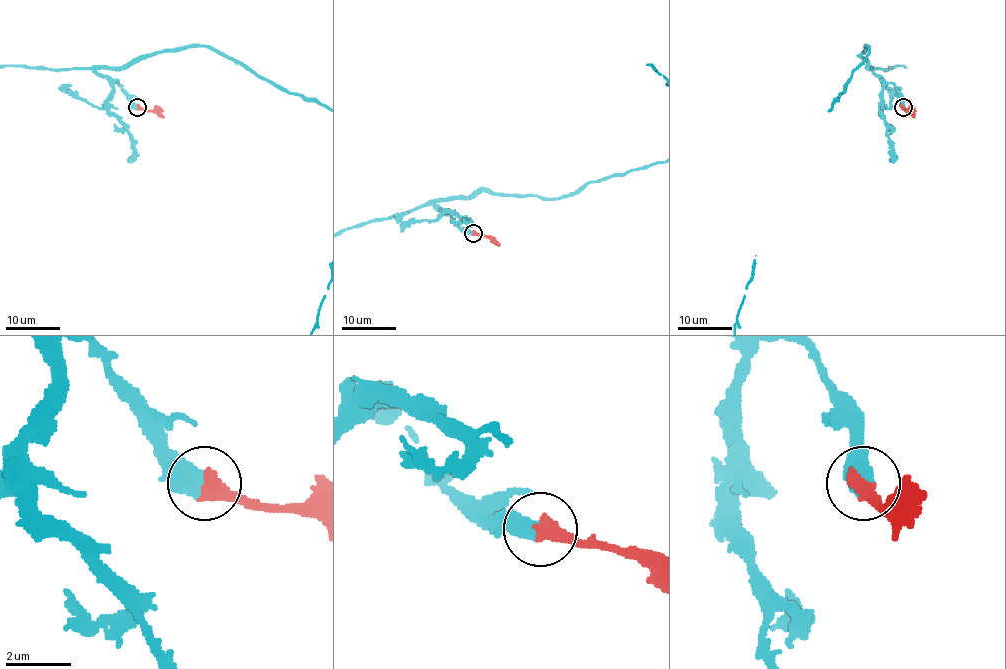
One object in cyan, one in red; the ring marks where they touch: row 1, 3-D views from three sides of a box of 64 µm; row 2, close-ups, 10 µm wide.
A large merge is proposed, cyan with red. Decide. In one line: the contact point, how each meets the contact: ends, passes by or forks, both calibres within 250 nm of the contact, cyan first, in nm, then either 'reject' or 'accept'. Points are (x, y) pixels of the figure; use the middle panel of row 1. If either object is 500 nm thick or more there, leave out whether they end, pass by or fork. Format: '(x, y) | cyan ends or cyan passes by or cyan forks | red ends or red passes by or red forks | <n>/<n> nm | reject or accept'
(473, 233) | 550/480 nm | accept

